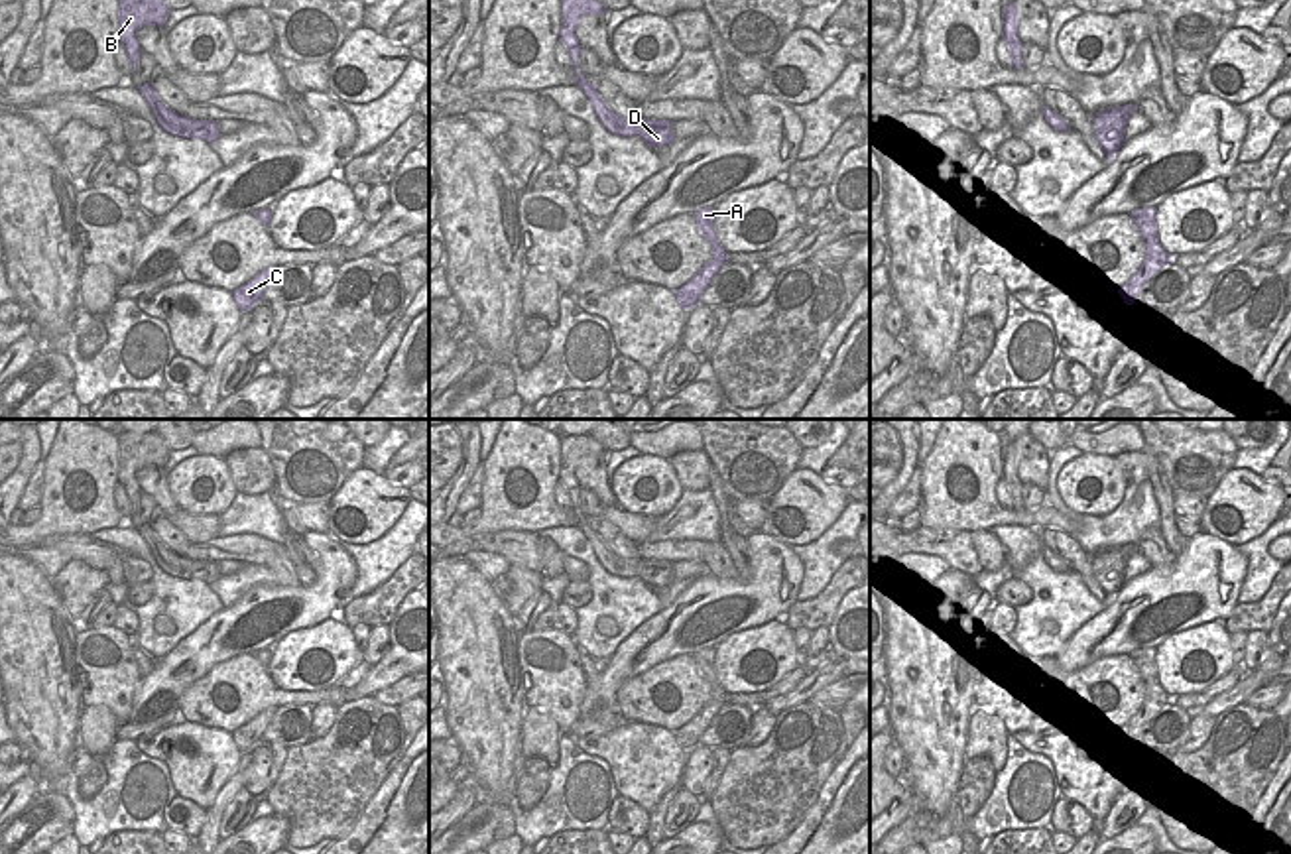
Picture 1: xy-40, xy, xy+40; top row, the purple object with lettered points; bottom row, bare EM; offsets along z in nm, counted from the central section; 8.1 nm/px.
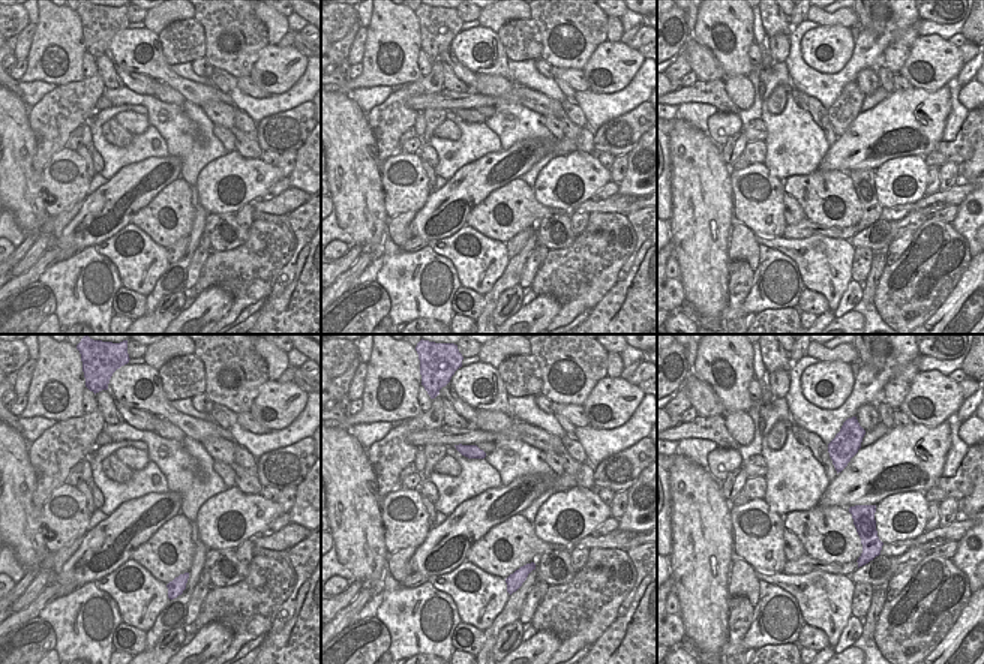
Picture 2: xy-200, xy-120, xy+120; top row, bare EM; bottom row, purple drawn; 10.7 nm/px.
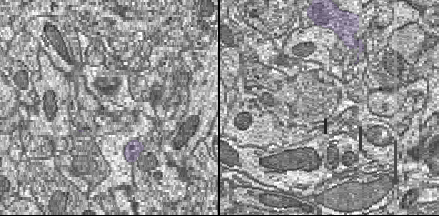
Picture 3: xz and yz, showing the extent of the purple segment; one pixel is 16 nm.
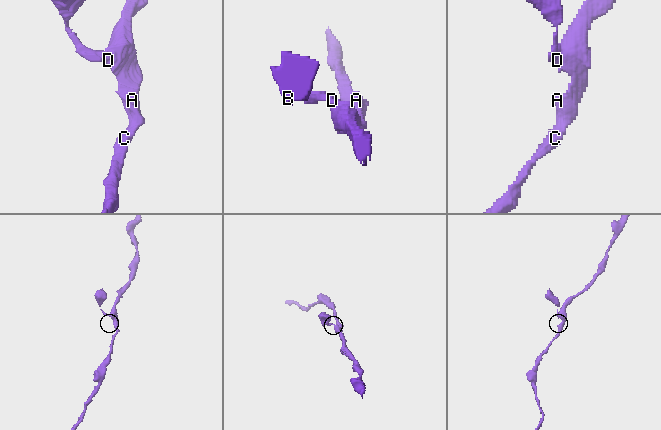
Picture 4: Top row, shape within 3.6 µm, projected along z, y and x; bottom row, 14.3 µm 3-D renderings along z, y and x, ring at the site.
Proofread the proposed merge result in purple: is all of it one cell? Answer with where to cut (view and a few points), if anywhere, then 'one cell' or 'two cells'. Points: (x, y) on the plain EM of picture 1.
no cut; one cell

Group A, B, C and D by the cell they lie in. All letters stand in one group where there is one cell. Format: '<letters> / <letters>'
A B C D

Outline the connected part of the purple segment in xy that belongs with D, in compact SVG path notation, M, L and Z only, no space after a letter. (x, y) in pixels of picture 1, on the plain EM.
M561 435L561 470L559 482L565 486L573 506L573 521L590 541L592 551L600 565L616 577L632 579L640 577L651 588L663 588L675 580L671 561L649 561L649 559L622 559L606 547L602 537L596 533L596 525L588 523L579 510L581 484L575 476L577 466L586 457L598 457L610 453L592 435Z

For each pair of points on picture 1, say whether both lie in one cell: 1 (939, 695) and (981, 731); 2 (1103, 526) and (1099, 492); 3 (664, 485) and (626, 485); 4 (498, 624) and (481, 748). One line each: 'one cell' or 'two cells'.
1: two cells
2: two cells
3: one cell
4: one cell

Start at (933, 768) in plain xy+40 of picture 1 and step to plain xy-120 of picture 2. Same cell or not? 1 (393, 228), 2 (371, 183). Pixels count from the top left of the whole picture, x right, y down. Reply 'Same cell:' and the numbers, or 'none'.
Same cell: 2

